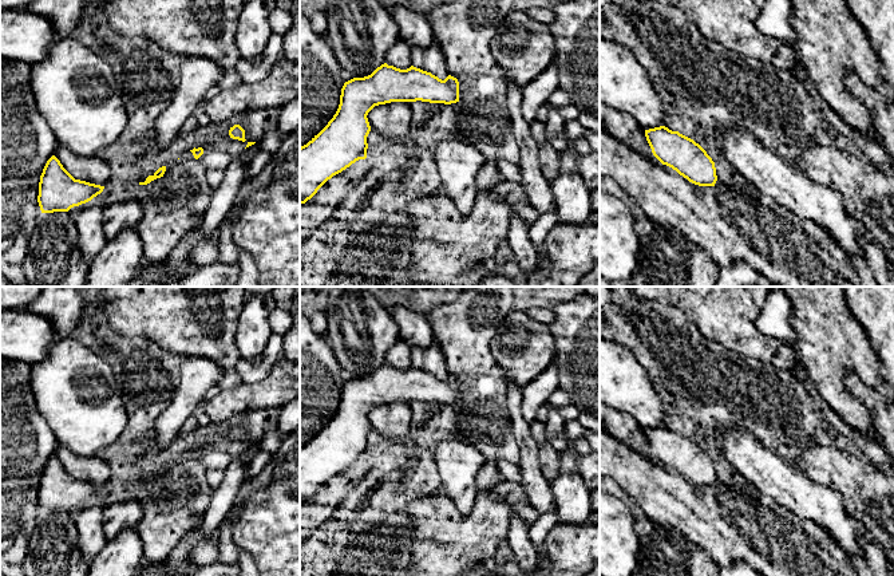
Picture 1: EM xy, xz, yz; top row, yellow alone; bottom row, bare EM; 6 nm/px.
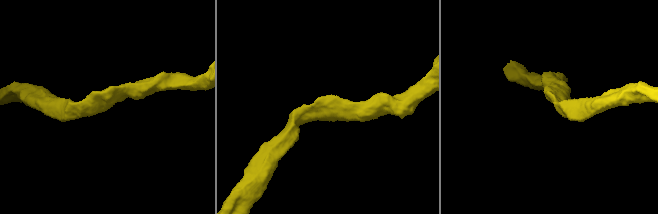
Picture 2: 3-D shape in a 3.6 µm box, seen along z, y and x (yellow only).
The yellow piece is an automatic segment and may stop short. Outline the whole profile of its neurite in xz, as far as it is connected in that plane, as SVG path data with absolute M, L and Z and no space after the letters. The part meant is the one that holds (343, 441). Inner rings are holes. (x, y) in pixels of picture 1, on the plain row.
M387 363L377 367L368 376L345 382L333 418L317 435L300 447L300 505L310 500L333 476L356 461L367 458L367 437L371 431L367 415L375 406L416 401L444 405L456 403L459 402L459 382L451 375L442 380L431 372L414 366L400 370Z

